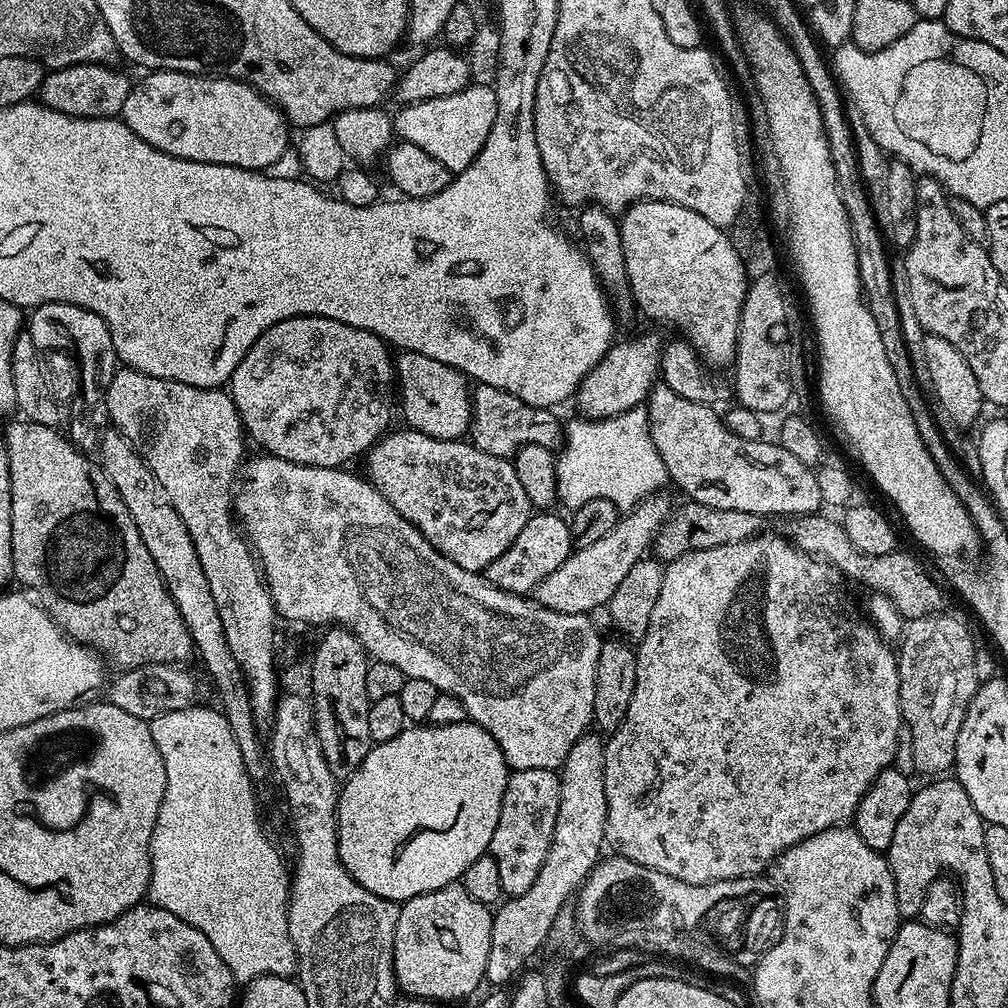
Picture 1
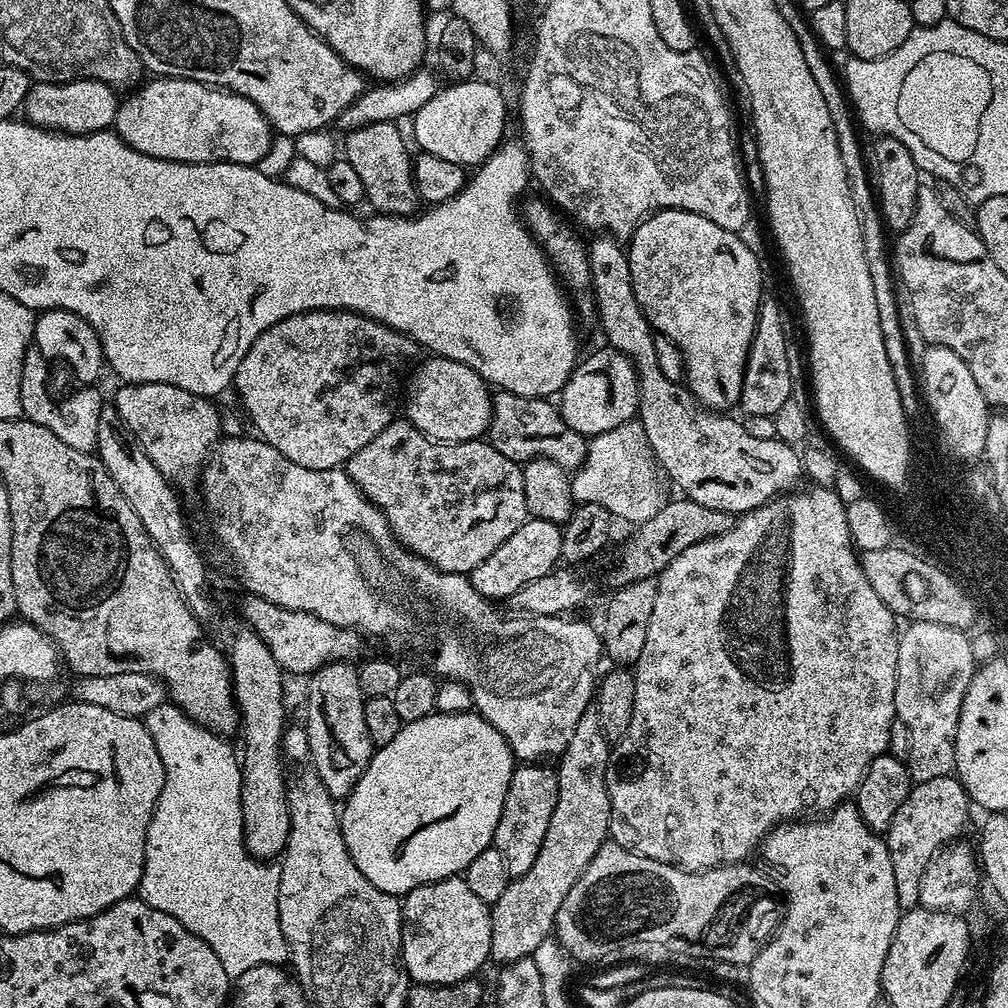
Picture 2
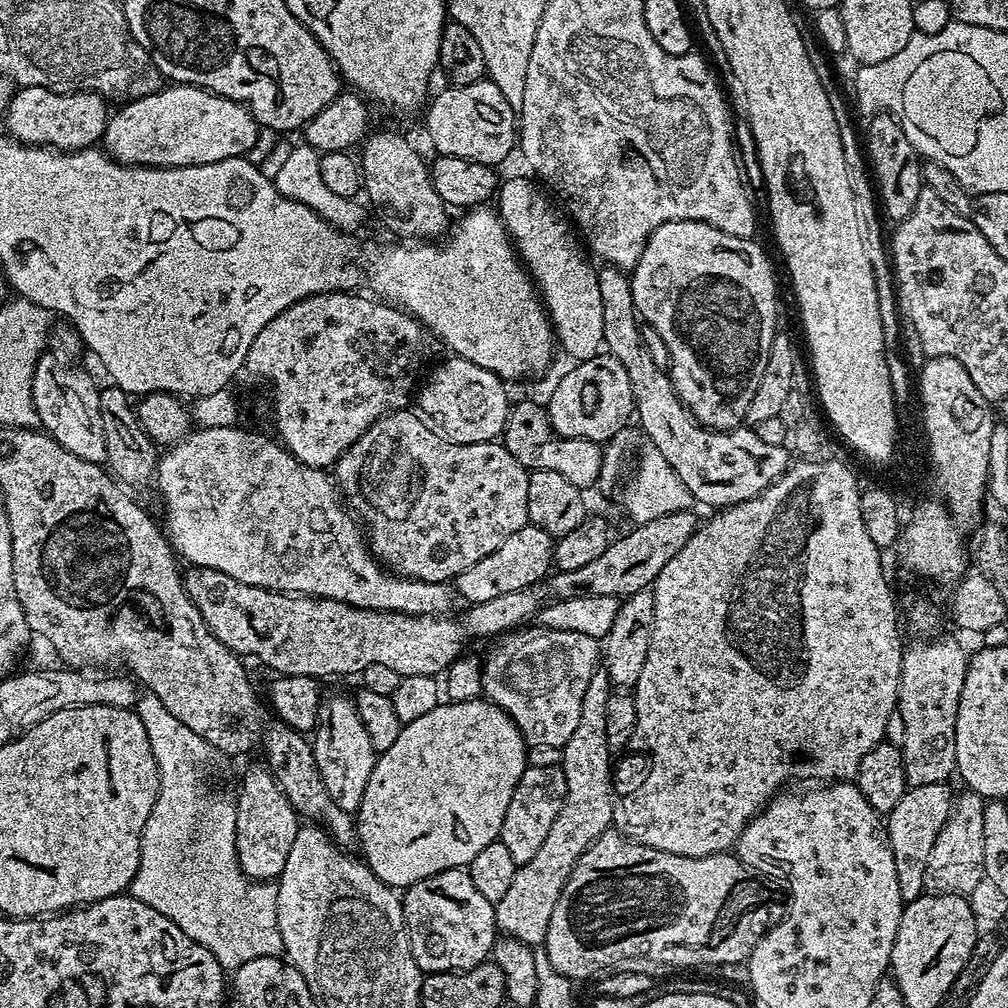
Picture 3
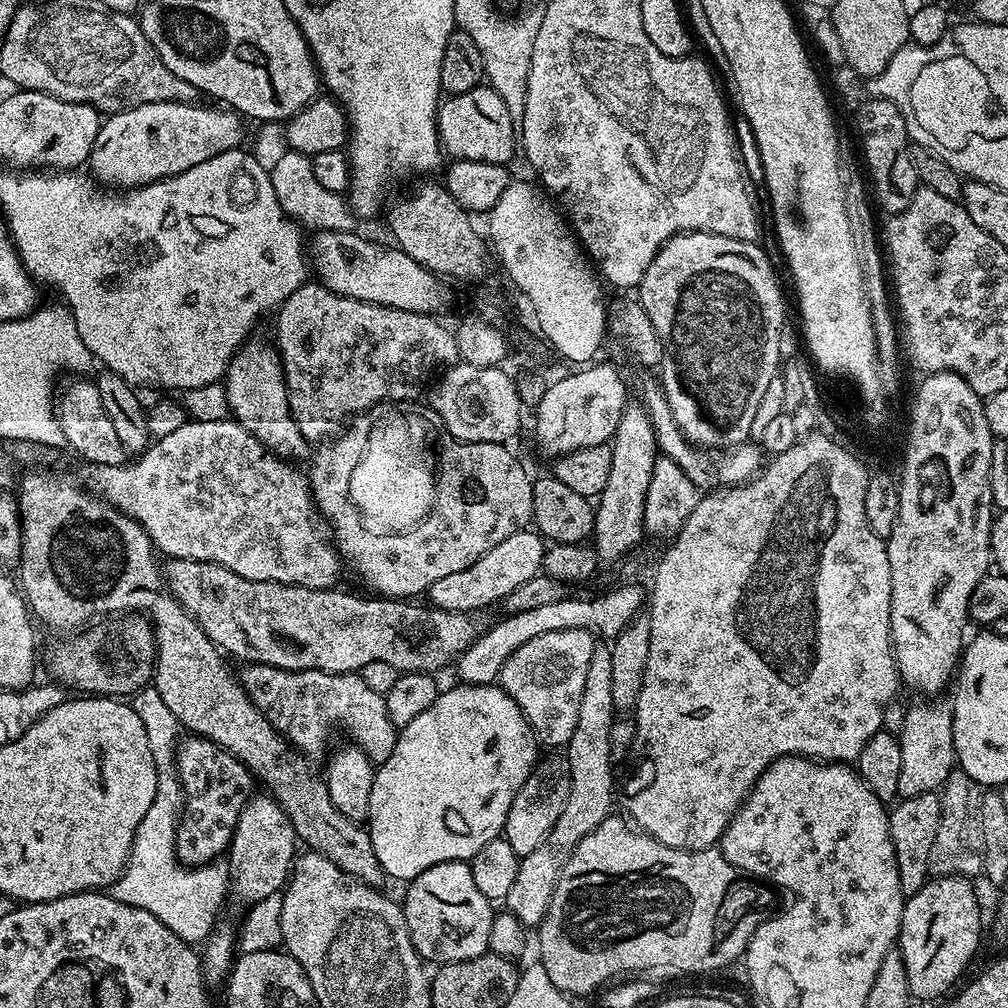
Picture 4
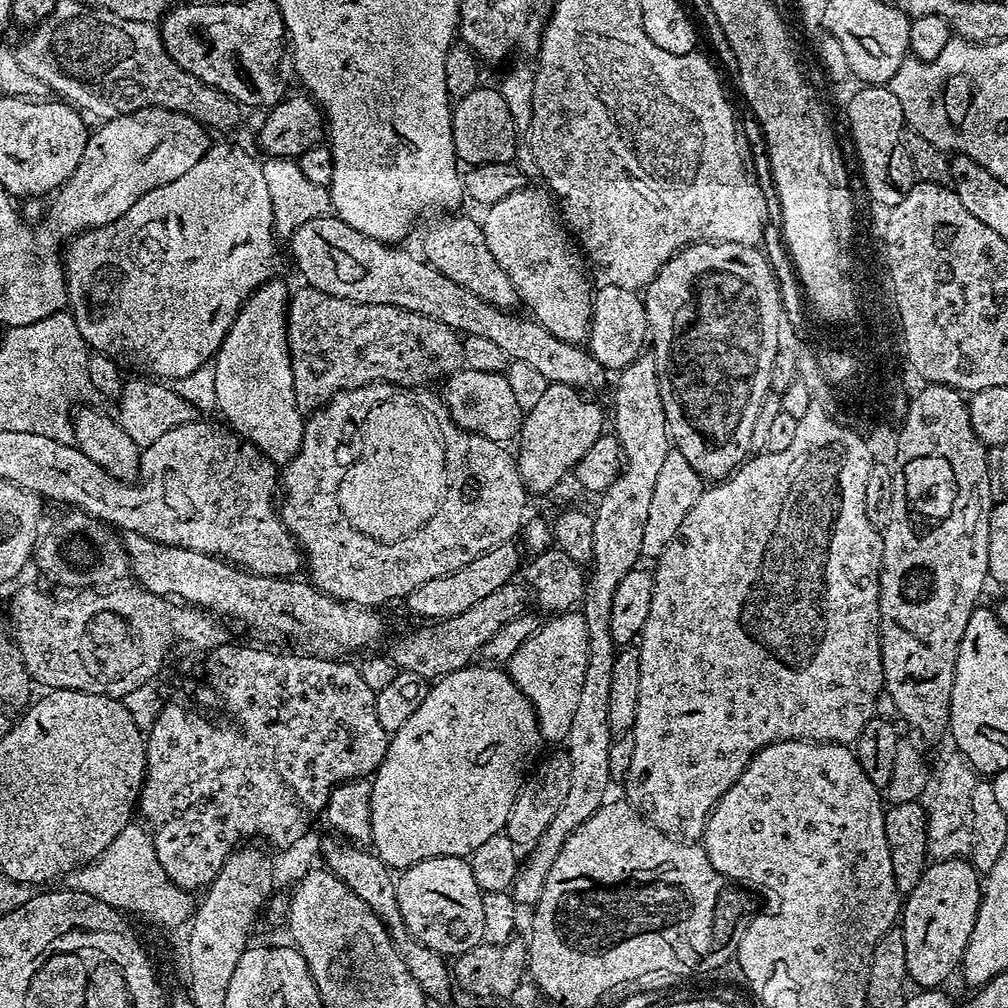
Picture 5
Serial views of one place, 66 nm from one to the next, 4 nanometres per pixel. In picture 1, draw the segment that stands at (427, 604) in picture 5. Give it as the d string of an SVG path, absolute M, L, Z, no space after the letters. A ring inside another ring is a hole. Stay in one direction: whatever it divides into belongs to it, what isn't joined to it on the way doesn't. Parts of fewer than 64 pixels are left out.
M540 510L532 515L526 526L522 526L522 534L510 542L506 554L494 558L494 562L484 569L484 579L495 588L523 596L531 593L538 582L546 578L546 574L554 574L554 570L558 570L558 566L562 566L562 562L566 562L566 558L574 551L574 537L569 521L554 513L552 510Z

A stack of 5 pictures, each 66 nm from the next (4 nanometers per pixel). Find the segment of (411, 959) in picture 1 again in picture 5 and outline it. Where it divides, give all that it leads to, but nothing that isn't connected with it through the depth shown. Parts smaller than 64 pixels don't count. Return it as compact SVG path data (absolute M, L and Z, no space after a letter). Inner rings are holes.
M431 856L426 858L399 873L396 889L398 890L398 910L402 910L402 918L405 926L408 927L411 939L422 942L427 948L439 952L445 958L461 956L466 950L484 943L482 916L484 893L480 891L478 882L474 882L474 874L465 857Z

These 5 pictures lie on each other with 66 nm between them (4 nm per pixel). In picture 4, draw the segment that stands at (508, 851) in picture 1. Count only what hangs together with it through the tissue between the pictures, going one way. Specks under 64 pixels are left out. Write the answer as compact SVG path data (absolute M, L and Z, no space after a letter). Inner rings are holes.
M567 755L548 756L545 760L544 757L537 759L530 778L522 782L522 790L518 790L518 794L514 794L514 802L510 802L510 814L506 814L502 835L510 842L510 846L514 846L514 854L520 857L531 854L533 850L538 850L538 846L542 846L542 842L546 842L546 834L554 830L554 822L558 822L558 814L562 814L562 806L566 806L566 798L570 798L570 762Z

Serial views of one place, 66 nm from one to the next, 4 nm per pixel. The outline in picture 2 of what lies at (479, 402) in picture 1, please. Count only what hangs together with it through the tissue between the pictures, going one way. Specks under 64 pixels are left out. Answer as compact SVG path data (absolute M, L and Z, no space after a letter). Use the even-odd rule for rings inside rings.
M497 391L492 397L492 421L489 423L486 440L494 446L494 450L517 462L548 458L550 462L558 462L558 466L576 470L588 456L589 441L586 437L578 434L578 430L566 426L566 422L560 417L559 407L551 399L539 396L519 396L513 392Z

